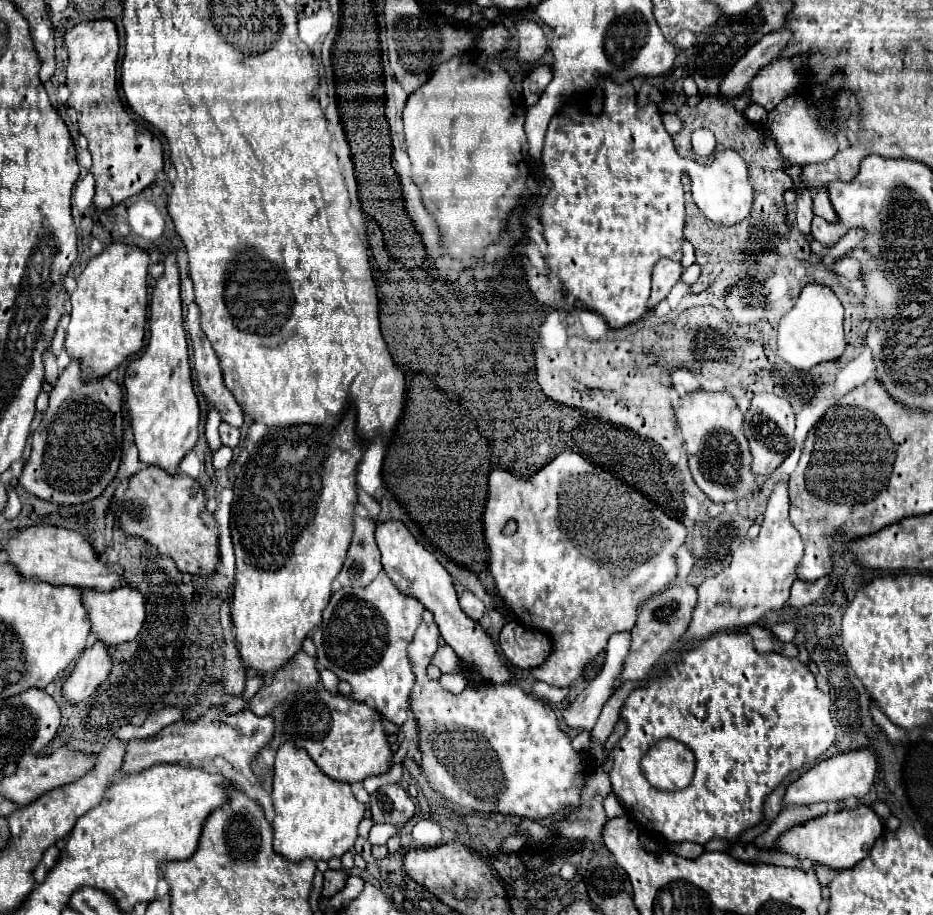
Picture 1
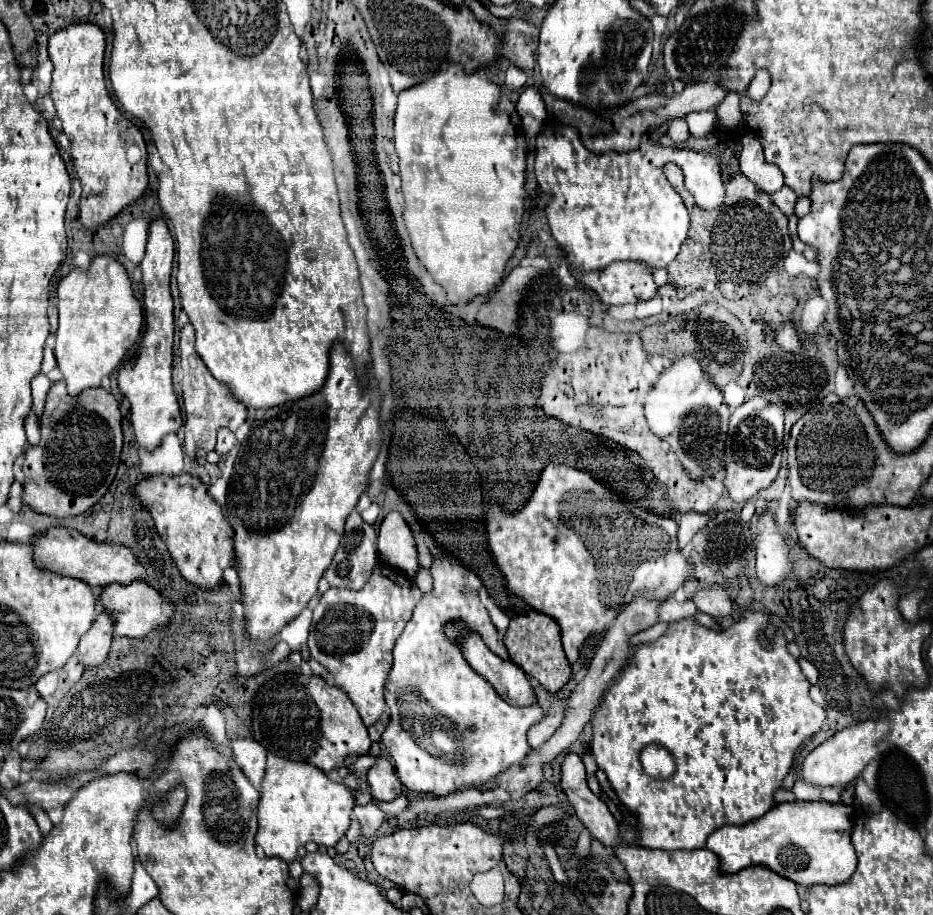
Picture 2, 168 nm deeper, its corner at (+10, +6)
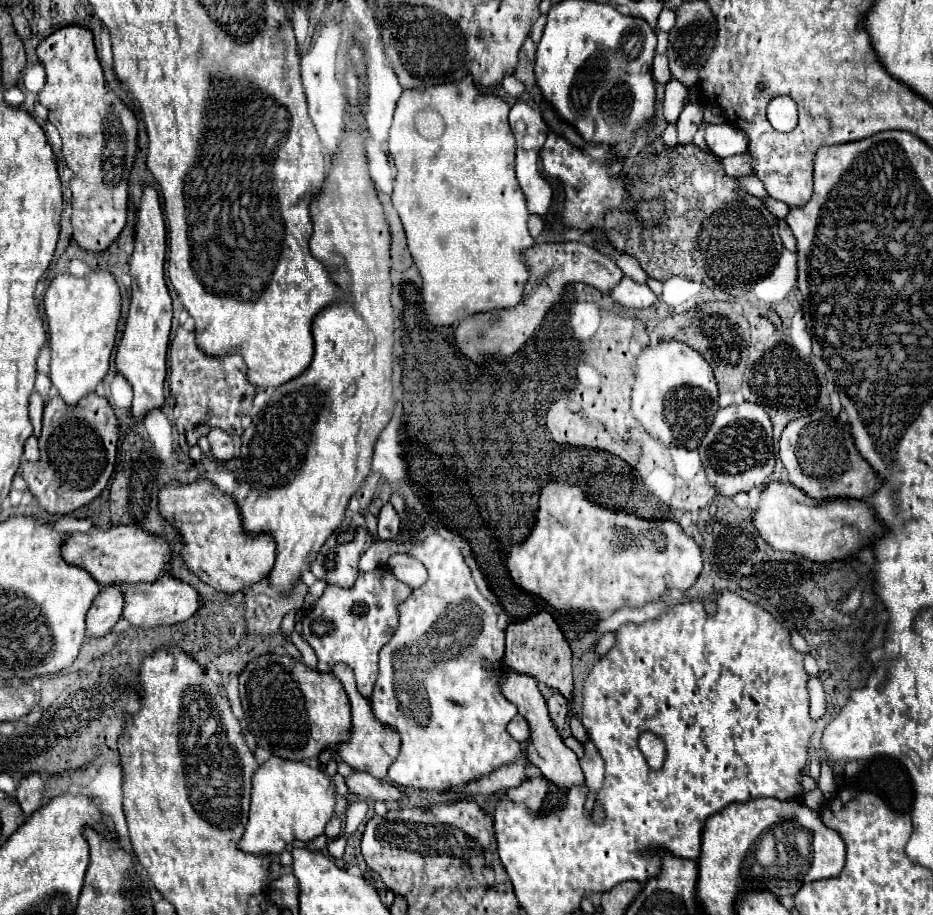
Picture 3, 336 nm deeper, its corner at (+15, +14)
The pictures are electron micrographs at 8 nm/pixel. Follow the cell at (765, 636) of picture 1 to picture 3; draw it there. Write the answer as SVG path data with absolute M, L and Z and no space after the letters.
M610 632L610 634L604 634L604 636L600 636L600 640L592 646L592 650L596 652L596 654L606 654L610 648L612 648L612 640L614 640L614 634Z

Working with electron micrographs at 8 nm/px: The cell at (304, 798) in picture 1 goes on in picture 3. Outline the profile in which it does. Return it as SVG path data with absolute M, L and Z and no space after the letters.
M272 756L254 772L252 784L250 820L238 842L238 848L248 854L280 854L286 844L294 840L310 842L324 834L328 820L334 816L336 790L320 768L310 768L304 762Z

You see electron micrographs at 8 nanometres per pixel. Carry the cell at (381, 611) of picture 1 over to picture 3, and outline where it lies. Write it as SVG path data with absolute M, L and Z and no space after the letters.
M380 566L372 572L360 572L352 588L328 586L316 606L302 620L302 636L318 656L318 670L330 672L334 662L348 664L356 674L360 694L370 698L378 678L378 652L396 630L396 604L406 600L410 592L412 588L396 580L388 566Z

